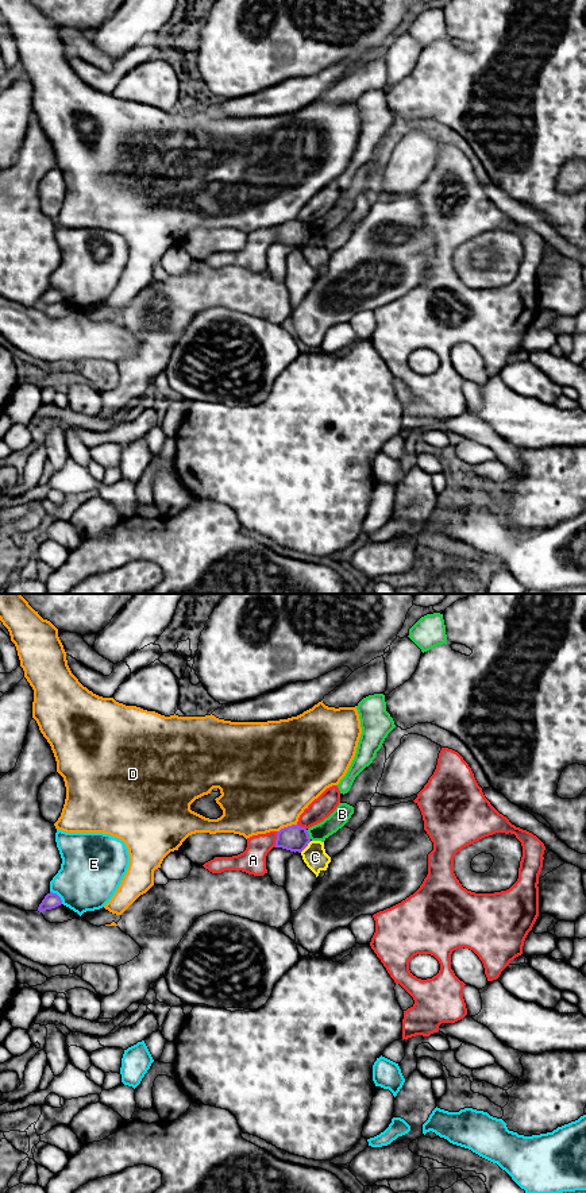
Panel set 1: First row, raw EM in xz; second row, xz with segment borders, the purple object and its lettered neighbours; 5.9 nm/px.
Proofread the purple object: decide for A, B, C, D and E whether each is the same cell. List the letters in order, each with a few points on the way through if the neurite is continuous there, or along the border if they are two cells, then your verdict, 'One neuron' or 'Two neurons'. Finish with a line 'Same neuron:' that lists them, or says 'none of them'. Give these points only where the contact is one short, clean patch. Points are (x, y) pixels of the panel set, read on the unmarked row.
A: Two neurons
B: Boundary: xz (305, 226), (311, 234). Two neurons
C: Boundary: xz (311, 236), (300, 247). Two neurons
D: Two neurons
E: Two neurons
Same neuron: none of them

